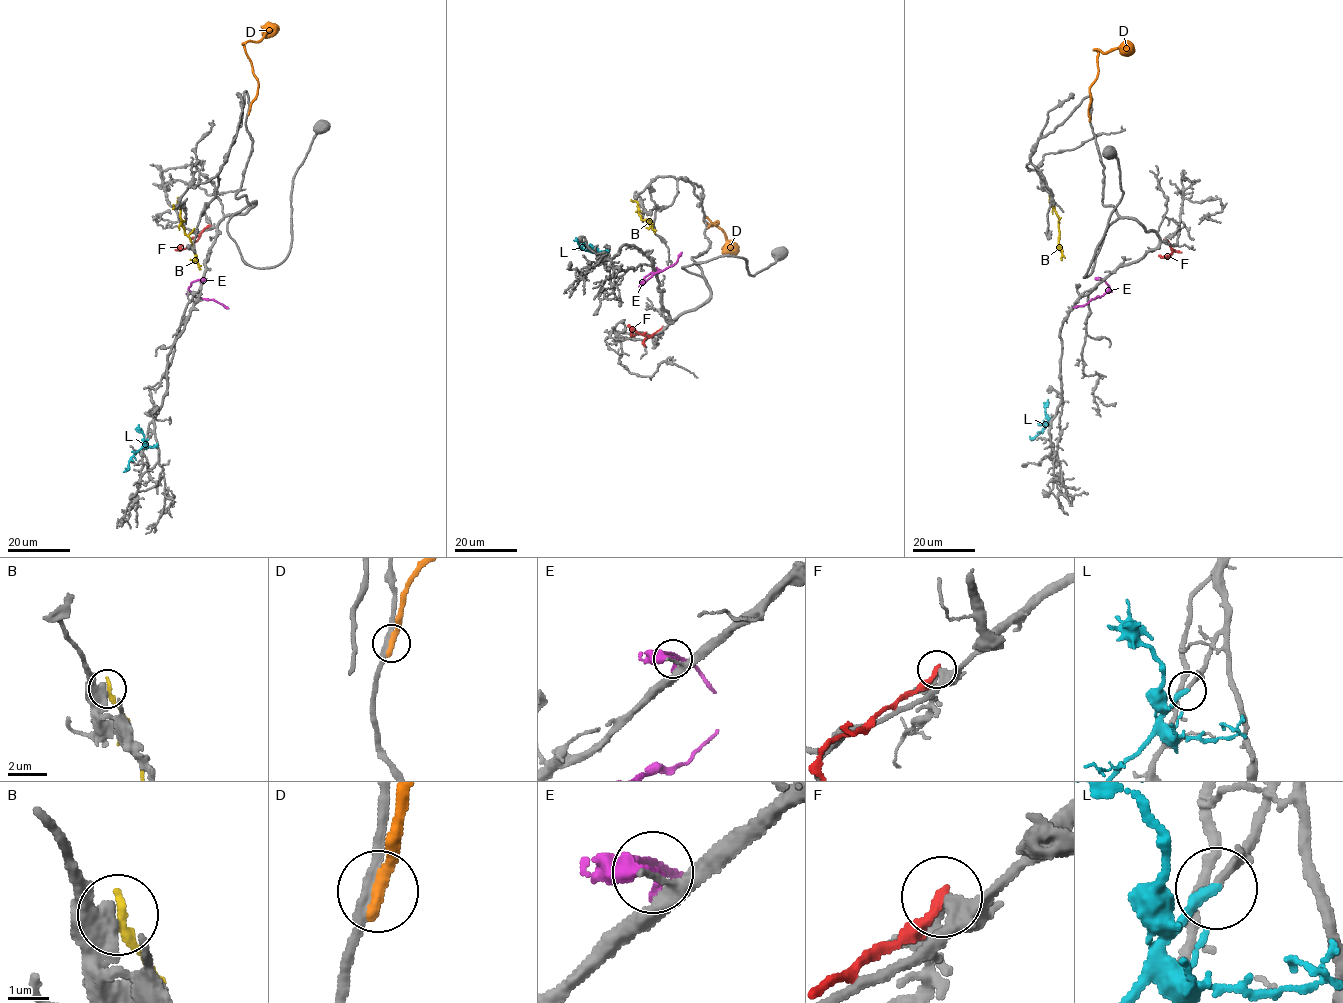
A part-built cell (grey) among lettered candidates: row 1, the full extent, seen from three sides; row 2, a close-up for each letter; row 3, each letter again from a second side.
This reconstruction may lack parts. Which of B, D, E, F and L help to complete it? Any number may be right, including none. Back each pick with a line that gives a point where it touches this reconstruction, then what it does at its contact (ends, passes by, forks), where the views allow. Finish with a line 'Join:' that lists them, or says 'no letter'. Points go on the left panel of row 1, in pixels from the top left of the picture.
L: contact (148, 439); it ends
Join: L

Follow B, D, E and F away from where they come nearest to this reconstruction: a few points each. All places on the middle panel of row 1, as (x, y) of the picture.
B: (636, 197), (641, 219), (655, 231)
D: (708, 227), (717, 220), (711, 226), (703, 219), (722, 231), (726, 251), (731, 256)
E: (657, 272), (649, 273), (641, 282), (671, 266), (681, 252)
F: (662, 326), (649, 337), (632, 329), (631, 334), (634, 335)

